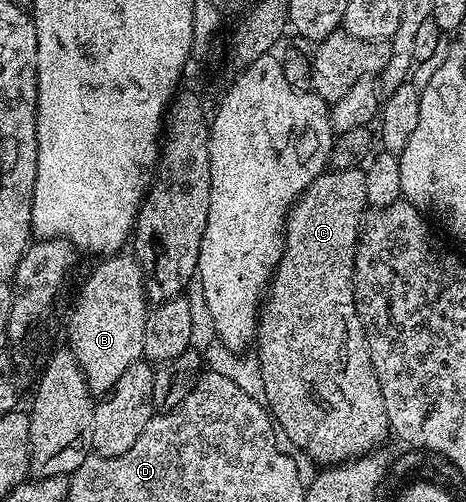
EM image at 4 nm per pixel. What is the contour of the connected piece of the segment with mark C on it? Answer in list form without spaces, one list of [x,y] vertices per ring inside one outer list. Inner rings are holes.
[[[364,168],[326,171],[314,179],[285,219],[285,250],[273,272],[257,323],[255,356],[261,364],[263,387],[267,387],[267,408],[280,432],[293,437],[294,443],[321,467],[374,452],[384,446],[385,436],[391,433],[353,290],[357,241],[368,205]]]

